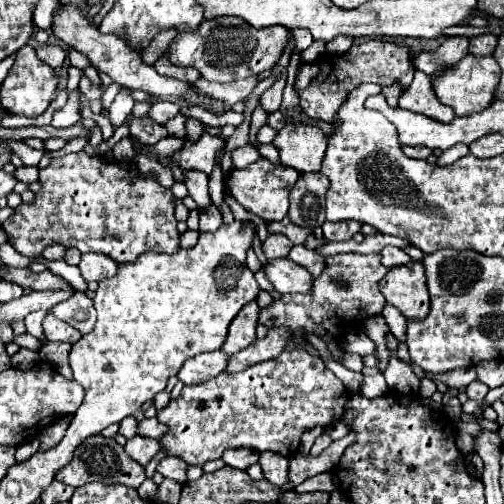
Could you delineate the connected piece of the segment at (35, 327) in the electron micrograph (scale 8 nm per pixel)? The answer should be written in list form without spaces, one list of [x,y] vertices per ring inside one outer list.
[[[32,312],[30,316],[26,316],[24,324],[26,324],[26,330],[28,334],[36,336],[36,338],[44,338],[44,332],[42,332],[42,320],[44,320],[46,312]]]

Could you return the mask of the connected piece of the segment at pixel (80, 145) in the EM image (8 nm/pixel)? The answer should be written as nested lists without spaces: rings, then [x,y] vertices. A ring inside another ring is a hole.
[[[74,138],[67,141],[65,147],[58,151],[45,151],[45,155],[50,156],[51,160],[62,157],[69,153],[77,153],[83,150],[83,148],[89,143],[87,138]]]

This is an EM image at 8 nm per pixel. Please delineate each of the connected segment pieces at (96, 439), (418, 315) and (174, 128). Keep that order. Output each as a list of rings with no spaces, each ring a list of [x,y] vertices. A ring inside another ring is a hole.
[[[98,434],[98,436],[90,436],[90,440],[84,440],[74,450],[70,464],[66,464],[66,468],[62,468],[62,472],[58,472],[56,480],[70,484],[74,488],[88,484],[88,482],[104,482],[104,484],[118,482],[118,484],[138,488],[146,480],[146,472],[144,472],[142,464],[134,464],[134,460],[130,460],[130,456],[124,452],[124,448],[114,438],[104,438]]]
[[[420,260],[392,268],[384,280],[380,280],[380,292],[388,304],[404,314],[406,320],[422,320],[428,316],[430,298]]]
[[[178,114],[174,116],[172,120],[166,122],[166,130],[170,136],[176,136],[176,138],[184,138],[186,136],[186,116],[184,114]]]

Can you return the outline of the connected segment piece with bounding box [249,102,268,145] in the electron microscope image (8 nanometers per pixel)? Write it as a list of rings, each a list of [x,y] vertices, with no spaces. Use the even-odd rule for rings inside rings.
[[[259,102],[251,117],[251,125],[250,125],[250,132],[249,132],[250,144],[254,145],[255,143],[258,142],[256,138],[256,134],[260,129],[261,125],[266,124],[267,118],[268,118],[268,114],[262,108]]]

